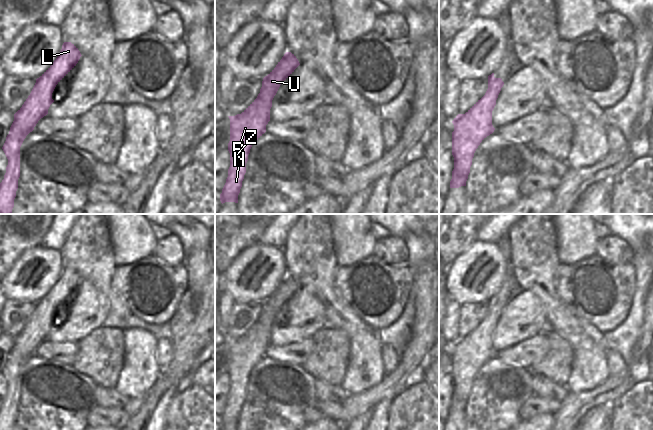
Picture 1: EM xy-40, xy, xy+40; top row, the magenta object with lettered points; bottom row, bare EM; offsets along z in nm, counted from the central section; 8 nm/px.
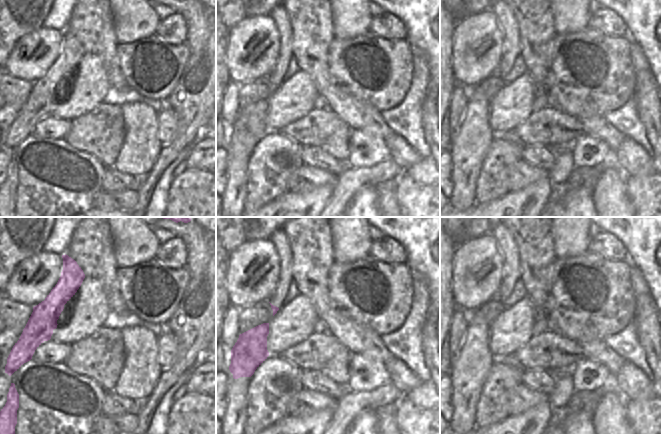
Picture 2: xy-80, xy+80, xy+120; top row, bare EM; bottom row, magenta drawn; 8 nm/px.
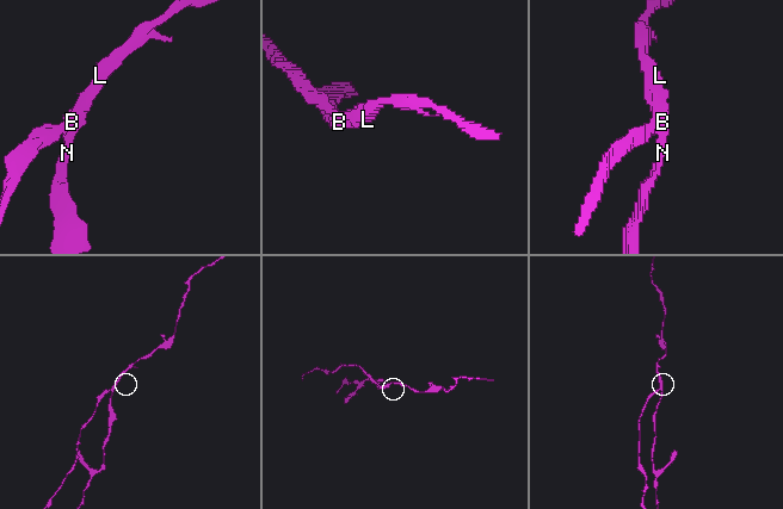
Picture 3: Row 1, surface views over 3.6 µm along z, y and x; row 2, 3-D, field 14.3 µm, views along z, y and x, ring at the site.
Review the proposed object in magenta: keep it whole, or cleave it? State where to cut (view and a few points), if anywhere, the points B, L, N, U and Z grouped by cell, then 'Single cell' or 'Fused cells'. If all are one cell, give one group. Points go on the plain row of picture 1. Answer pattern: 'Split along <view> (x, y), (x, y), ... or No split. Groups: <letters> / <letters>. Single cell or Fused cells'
Split along xy (273, 318), (269, 317), (257, 322). Groups: B N Z / L U. Fused cells.

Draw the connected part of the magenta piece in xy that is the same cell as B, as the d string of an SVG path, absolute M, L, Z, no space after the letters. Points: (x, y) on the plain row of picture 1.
M273 318L256 322L241 338L230 343L230 391L228 401L220 418L221 427L238 427L238 419L246 397L246 387L252 369L266 356L270 345Z

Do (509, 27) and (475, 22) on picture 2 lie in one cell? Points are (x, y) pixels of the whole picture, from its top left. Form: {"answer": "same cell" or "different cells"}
{"answer": "different cells"}

